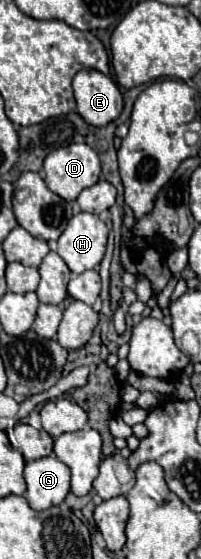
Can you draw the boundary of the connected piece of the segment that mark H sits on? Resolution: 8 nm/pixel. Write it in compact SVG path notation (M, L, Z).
M93 213L75 215L57 241L57 253L73 273L97 267L105 255L107 225Z

